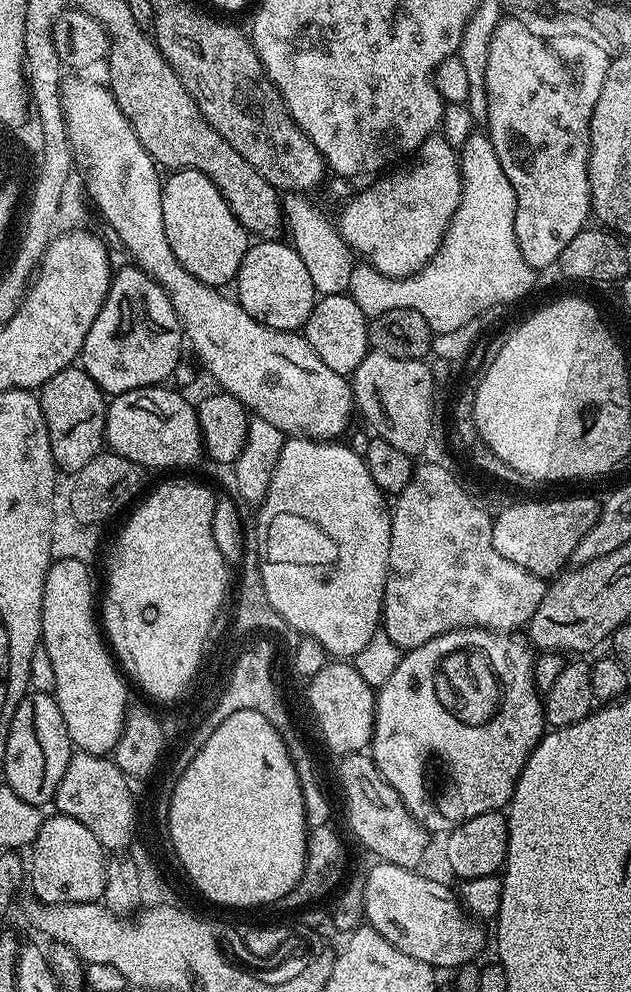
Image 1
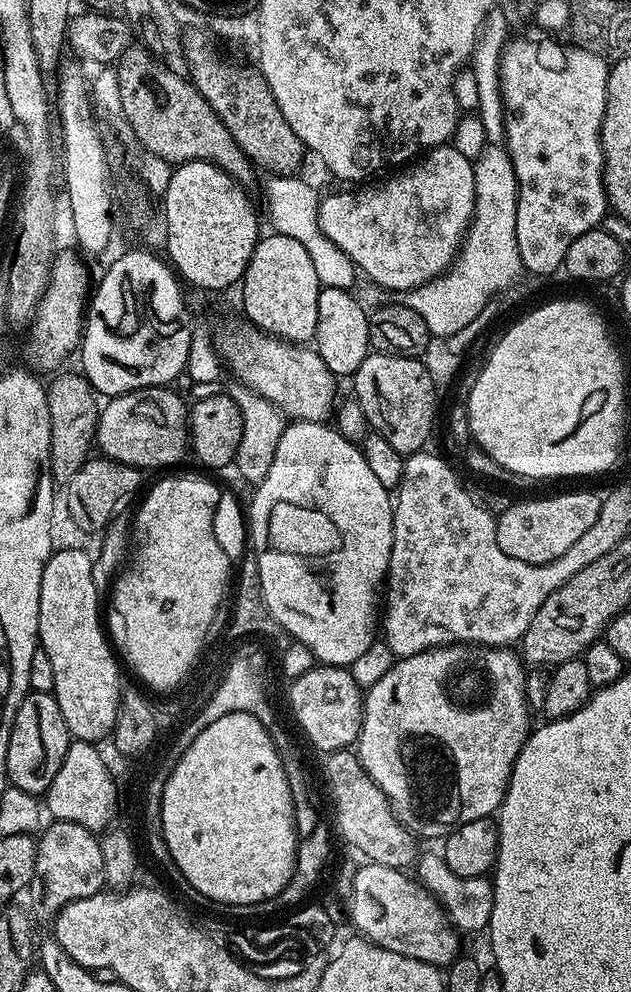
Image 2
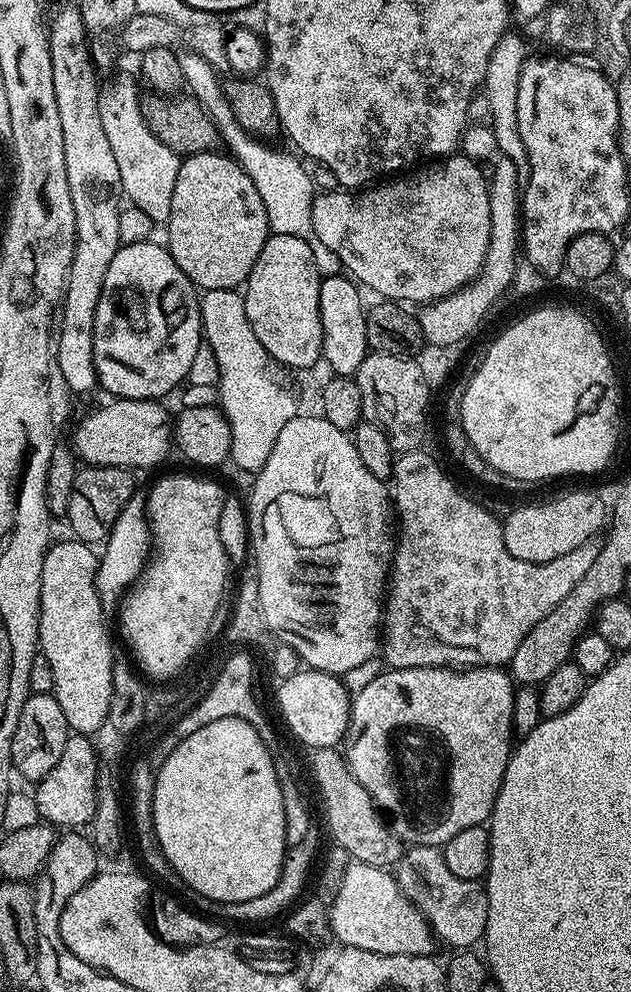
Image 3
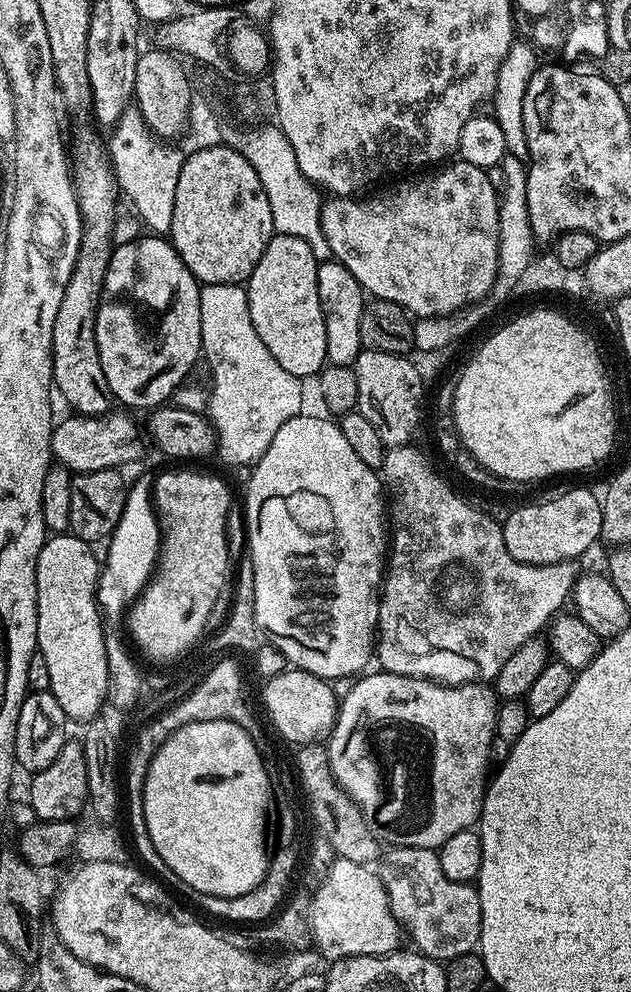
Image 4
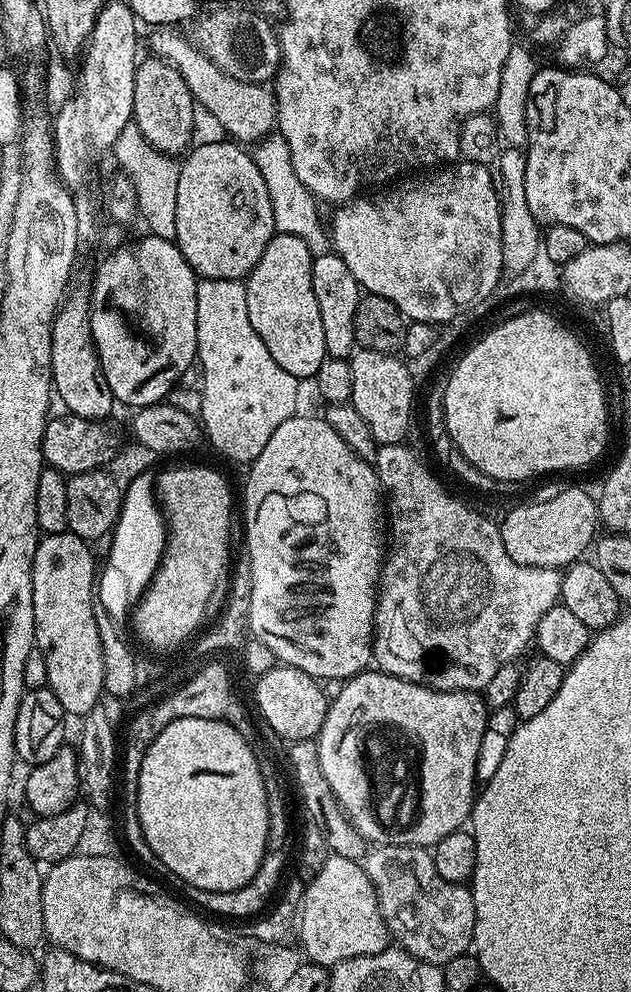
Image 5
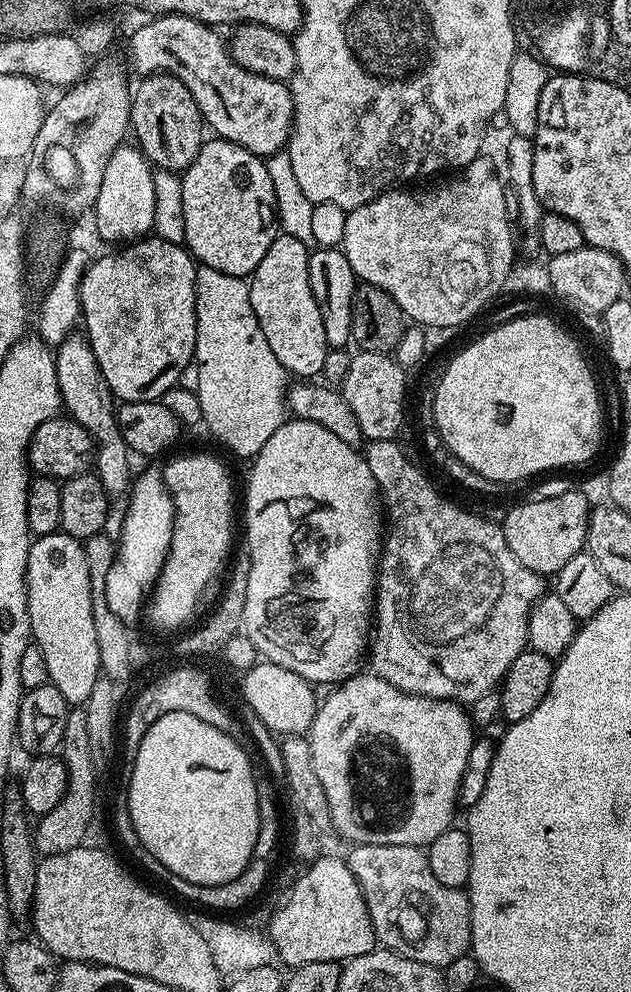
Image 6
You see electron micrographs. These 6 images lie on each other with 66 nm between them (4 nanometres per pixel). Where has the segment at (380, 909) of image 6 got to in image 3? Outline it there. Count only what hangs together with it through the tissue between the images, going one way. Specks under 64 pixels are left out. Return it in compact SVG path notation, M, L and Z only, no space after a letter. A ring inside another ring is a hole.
M430 844L409 847L396 861L394 875L404 897L428 919L432 935L441 945L449 944L452 950L468 950L483 941L488 913L485 885L478 880L457 878L446 867L439 847Z

